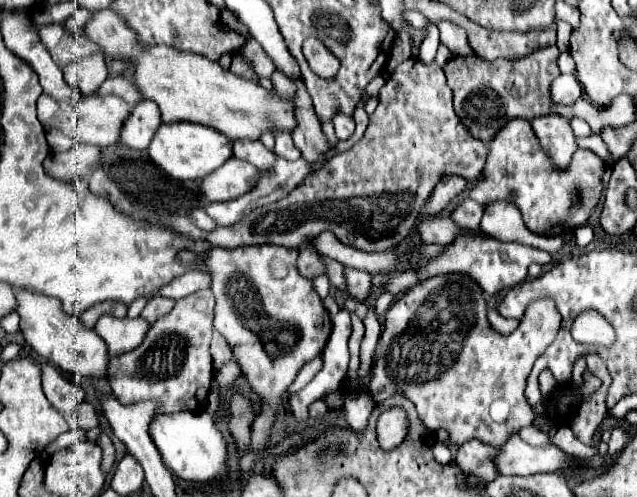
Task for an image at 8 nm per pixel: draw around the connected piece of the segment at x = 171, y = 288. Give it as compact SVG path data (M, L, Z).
M189 271L187 275L181 275L177 281L165 285L161 295L179 301L179 299L183 299L183 297L187 297L199 289L207 289L207 287L211 287L211 277L205 277L199 271Z

